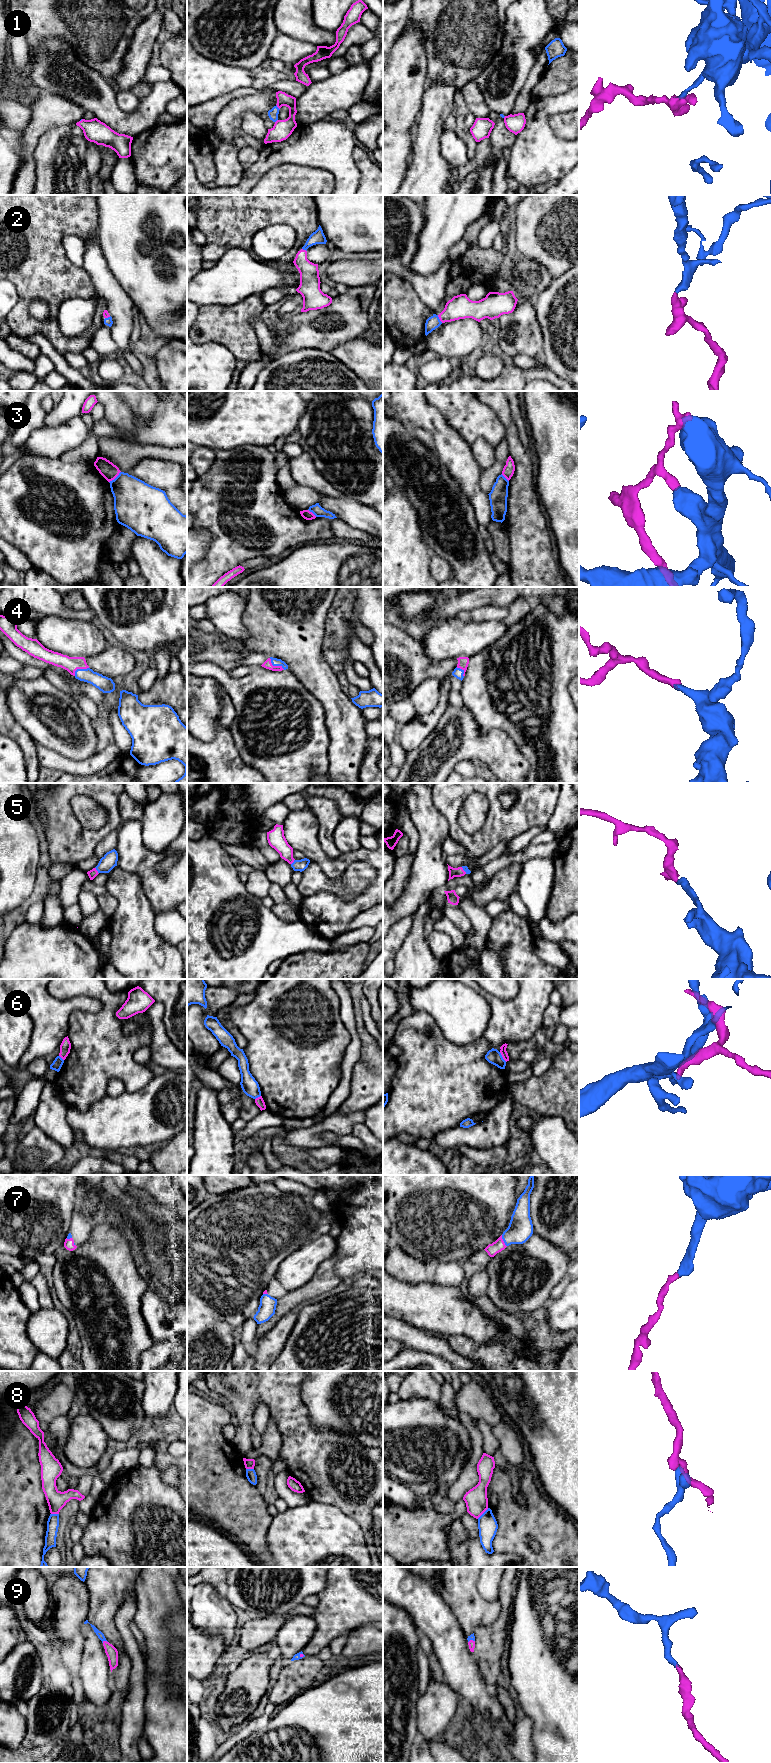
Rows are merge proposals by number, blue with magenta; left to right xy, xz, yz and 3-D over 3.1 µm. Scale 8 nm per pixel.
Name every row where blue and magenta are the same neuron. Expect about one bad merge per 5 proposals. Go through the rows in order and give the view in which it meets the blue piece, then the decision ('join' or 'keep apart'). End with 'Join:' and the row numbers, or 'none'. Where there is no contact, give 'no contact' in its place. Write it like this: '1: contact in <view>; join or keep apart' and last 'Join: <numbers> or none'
1: contact in xz; join
2: contact in yz; join
3: contact in xy; keep apart
4: contact in xz; join
5: contact in xy; join
6: contact in yz; keep apart
7: contact in yz; join
8: contact in yz; keep apart
9: contact in xy; join
Join: 1, 2, 4, 5, 7, 9

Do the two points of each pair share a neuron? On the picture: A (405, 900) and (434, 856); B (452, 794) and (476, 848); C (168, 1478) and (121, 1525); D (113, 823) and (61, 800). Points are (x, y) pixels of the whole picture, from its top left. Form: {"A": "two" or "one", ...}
{"A": "one", "B": "one", "C": "two", "D": "one"}

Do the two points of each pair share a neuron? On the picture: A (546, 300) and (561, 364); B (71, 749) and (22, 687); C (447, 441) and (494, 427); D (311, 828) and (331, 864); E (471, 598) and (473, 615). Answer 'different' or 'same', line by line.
A: same
B: same
C: different
D: same
E: different

